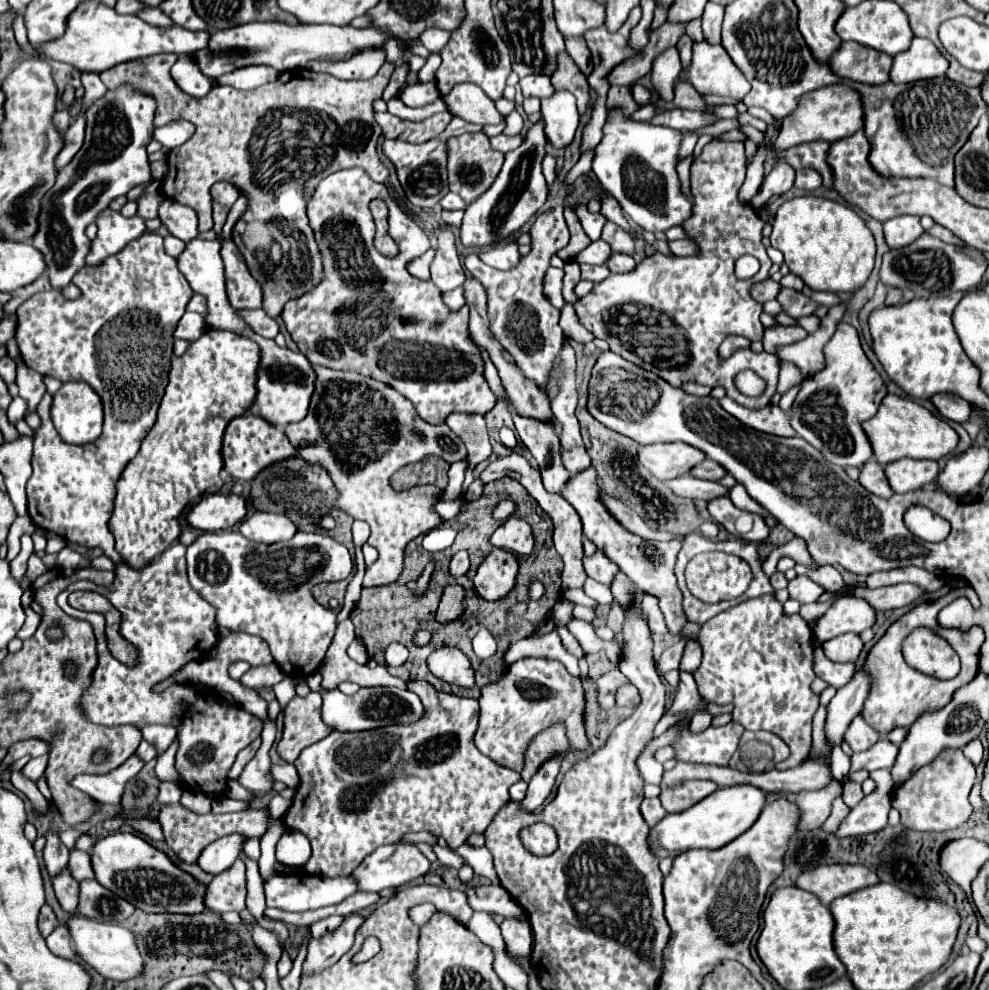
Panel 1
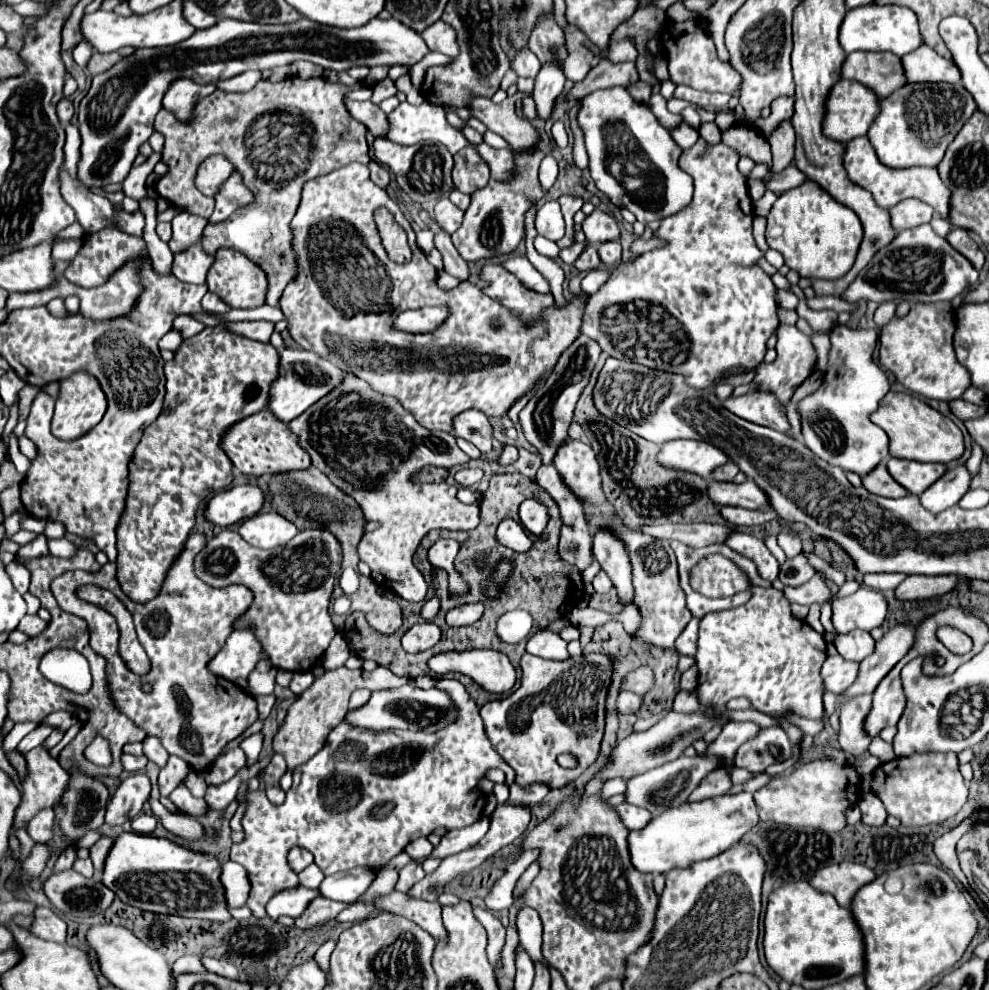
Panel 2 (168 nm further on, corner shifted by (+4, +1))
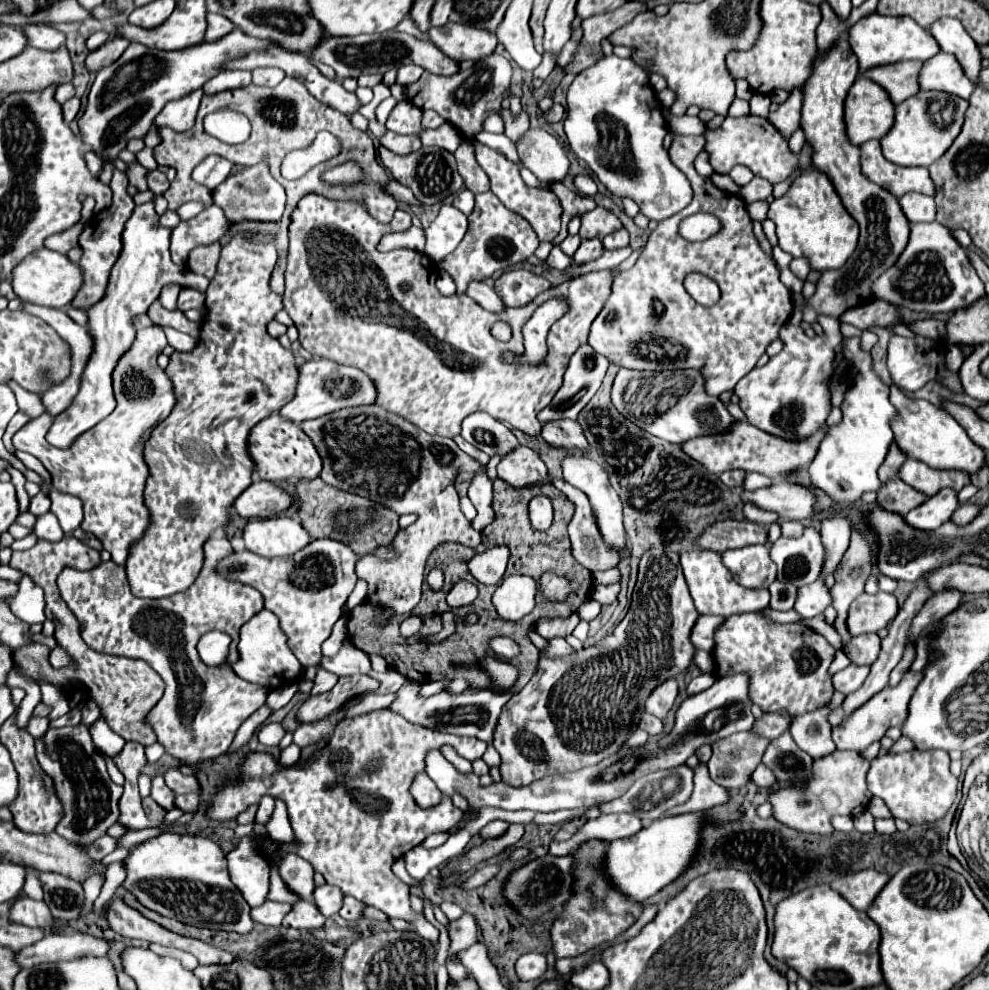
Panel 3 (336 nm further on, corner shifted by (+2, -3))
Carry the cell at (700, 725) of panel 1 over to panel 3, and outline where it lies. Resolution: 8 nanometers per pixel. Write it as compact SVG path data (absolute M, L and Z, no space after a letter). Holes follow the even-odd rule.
M699 763L695 767L695 791L693 791L691 799L685 805L671 809L671 813L667 813L667 815L689 813L689 811L707 811L707 809L713 809L717 805L725 805L727 801L731 801L731 793L727 789L723 789L721 785L715 785L709 779L707 765Z

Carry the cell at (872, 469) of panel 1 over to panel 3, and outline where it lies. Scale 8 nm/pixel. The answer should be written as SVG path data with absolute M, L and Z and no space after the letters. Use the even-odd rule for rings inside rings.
M899 477L887 479L877 491L877 505L887 511L897 511L897 513L909 513L911 509L921 505L925 499L927 497L923 497L923 493L911 489Z

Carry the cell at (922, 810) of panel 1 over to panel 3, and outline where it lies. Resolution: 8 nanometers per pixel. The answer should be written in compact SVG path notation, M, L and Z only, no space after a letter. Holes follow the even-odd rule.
M907 751L899 755L879 753L871 761L867 773L867 787L875 797L881 797L895 819L903 819L909 825L921 825L943 819L957 797L959 779L949 771L947 751Z

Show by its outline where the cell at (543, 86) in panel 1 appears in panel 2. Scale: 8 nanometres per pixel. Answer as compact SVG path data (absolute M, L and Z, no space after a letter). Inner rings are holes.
M527 47L517 51L517 57L513 59L513 69L519 77L535 77L539 73L539 67L541 63L537 61L535 53L531 53Z

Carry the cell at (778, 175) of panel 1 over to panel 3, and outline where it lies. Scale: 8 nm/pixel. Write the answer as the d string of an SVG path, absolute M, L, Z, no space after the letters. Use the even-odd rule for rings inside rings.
M799 89L791 91L791 97L779 105L775 113L769 113L769 123L781 133L783 139L789 139L801 125L799 125L799 109L801 109L801 93Z

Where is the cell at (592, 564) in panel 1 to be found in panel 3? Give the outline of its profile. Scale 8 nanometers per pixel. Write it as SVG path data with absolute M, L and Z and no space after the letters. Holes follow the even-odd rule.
M611 583L611 585L595 585L593 587L593 593L591 597L599 603L613 603L617 599L617 593L619 593L619 583Z

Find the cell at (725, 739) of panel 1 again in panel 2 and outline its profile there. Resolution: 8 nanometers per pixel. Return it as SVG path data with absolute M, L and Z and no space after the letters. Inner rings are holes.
M739 721L739 723L729 723L723 727L721 735L717 737L717 741L713 741L709 745L709 755L711 757L735 757L735 751L745 743L751 741L753 737L757 737L757 733L761 731L761 727L757 723L751 721Z

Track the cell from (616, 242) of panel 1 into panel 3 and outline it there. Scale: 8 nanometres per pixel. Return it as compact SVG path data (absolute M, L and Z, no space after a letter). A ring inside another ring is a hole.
M595 207L591 213L581 215L579 235L583 239L603 239L603 237L607 237L609 233L615 233L621 227L623 225L617 219L617 215L613 215L611 211L603 209L603 207Z

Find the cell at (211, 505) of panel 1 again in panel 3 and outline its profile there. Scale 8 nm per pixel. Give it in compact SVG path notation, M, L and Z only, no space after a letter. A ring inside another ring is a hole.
M267 481L251 483L237 499L233 505L233 511L243 517L243 519L253 519L253 517L275 517L283 509L287 509L293 503L291 495Z

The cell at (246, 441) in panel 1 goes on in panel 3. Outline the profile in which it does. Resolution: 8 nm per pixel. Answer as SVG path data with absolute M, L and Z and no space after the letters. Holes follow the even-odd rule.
M279 413L259 421L249 433L249 455L255 463L255 471L265 481L287 481L287 479L315 479L321 473L321 459L311 439L301 431L297 423L283 419Z

